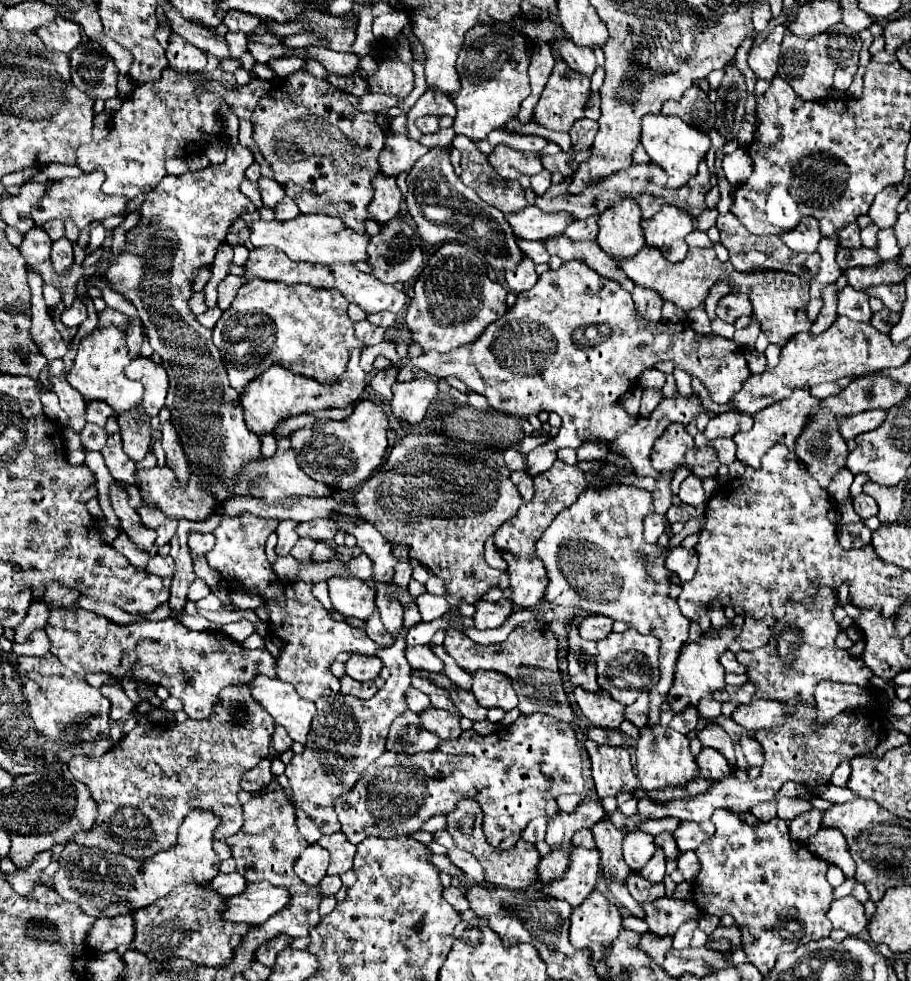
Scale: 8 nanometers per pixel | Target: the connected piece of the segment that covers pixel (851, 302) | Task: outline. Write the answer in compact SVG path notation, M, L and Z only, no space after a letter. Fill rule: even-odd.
M850 285L840 291L840 301L838 301L838 315L844 315L852 321L864 321L868 323L872 317L872 311L868 307L868 293L866 291L856 291Z

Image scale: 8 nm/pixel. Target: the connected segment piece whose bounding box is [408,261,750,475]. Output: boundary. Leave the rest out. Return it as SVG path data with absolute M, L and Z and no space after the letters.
M570 261L564 263L558 271L542 273L532 289L518 293L516 303L508 307L508 311L498 321L494 321L494 325L488 325L484 333L478 337L478 341L448 355L442 355L438 351L426 351L420 357L408 357L408 365L438 379L450 375L458 377L468 385L468 389L484 395L488 403L498 411L518 415L532 415L540 411L558 413L562 417L562 427L558 435L552 437L548 443L530 451L526 457L528 473L538 475L550 469L560 449L564 447L578 449L584 441L594 439L612 441L620 433L630 429L636 421L630 421L630 417L622 413L618 397L622 397L622 393L626 393L626 389L630 389L630 385L634 385L634 381L642 375L642 371L650 369L656 361L668 359L682 365L690 375L702 379L702 383L706 385L716 403L730 401L730 393L734 393L734 389L738 389L738 385L742 385L742 381L750 375L744 355L734 353L736 349L738 343L714 333L700 335L684 321L682 323L646 321L636 311L631 294L624 291L620 283L600 277L580 261Z

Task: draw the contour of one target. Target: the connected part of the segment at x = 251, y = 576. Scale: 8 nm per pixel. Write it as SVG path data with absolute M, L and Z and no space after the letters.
M252 513L222 517L220 525L214 529L216 545L210 553L206 553L206 559L208 565L228 583L236 581L246 589L254 589L262 597L270 611L270 631L284 643L280 657L276 659L278 679L292 683L294 689L308 701L316 701L318 697L334 697L340 693L340 683L330 671L336 655L342 652L374 655L382 647L370 641L364 630L352 627L346 621L332 619L322 603L312 595L314 583L276 581L276 573L266 559L264 545L278 523L278 519L262 519Z

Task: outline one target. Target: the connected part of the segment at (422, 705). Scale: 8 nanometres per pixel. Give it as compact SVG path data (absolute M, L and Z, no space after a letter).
M410 687L406 691L406 703L408 703L408 709L414 711L414 713L422 713L422 709L428 709L430 707L430 699L426 693Z

